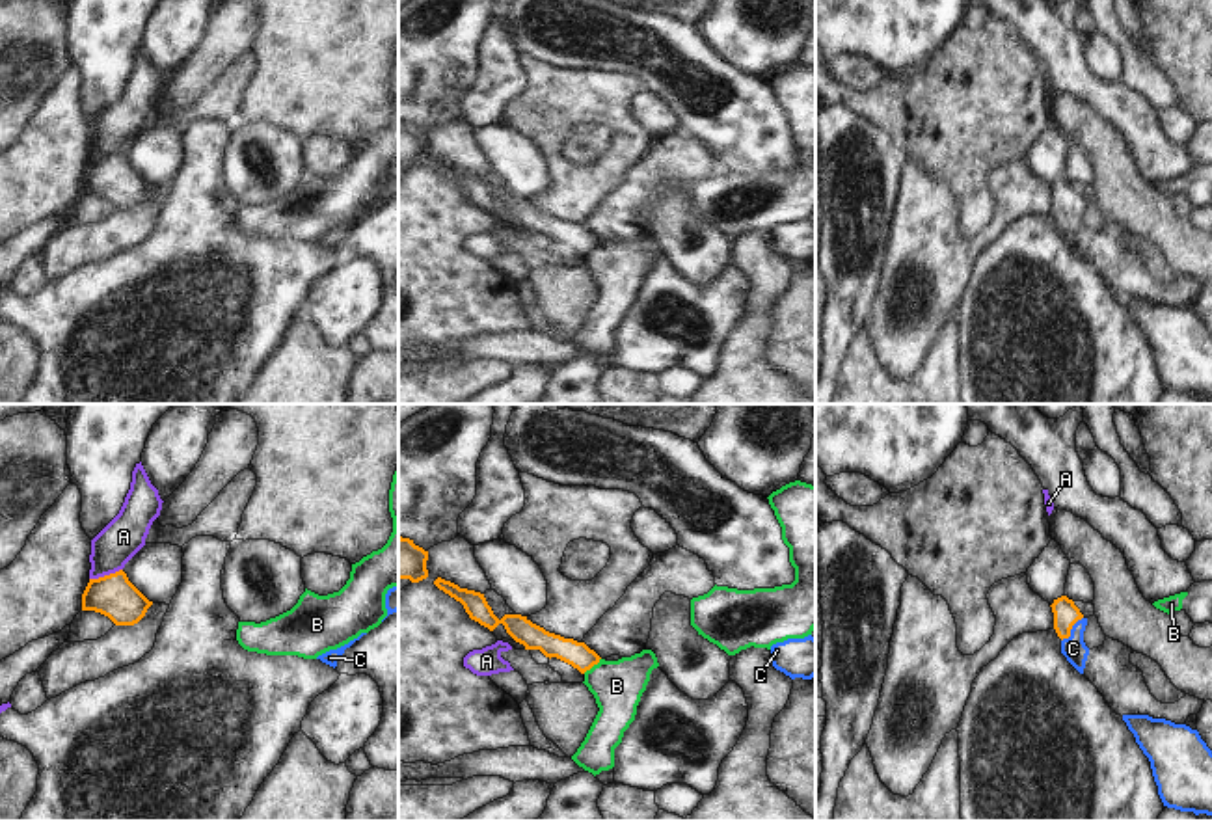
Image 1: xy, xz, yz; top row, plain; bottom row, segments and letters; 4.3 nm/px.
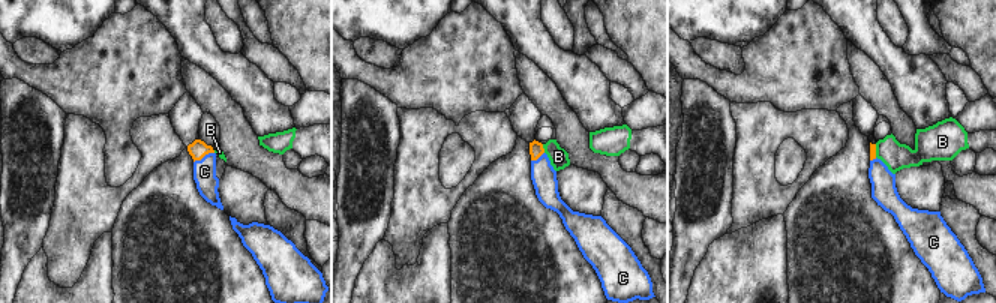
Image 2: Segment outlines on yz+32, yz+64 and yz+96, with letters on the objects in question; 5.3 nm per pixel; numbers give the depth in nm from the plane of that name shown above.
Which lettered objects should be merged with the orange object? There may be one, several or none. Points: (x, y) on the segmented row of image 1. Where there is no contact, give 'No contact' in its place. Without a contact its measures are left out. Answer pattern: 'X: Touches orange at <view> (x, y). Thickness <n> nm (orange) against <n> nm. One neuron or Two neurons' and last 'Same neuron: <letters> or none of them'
A: Touches orange at xy (105, 576). Thickness 190 nm (orange) against 180 nm. Two neurons
B: Touches orange at xz (592, 665). Thickness 110 nm (orange) against 220 nm. Two neurons
C: Touches orange at yz (1071, 628). Thickness 110 nm (orange) against 100 nm. One neuron
Same neuron: C.

